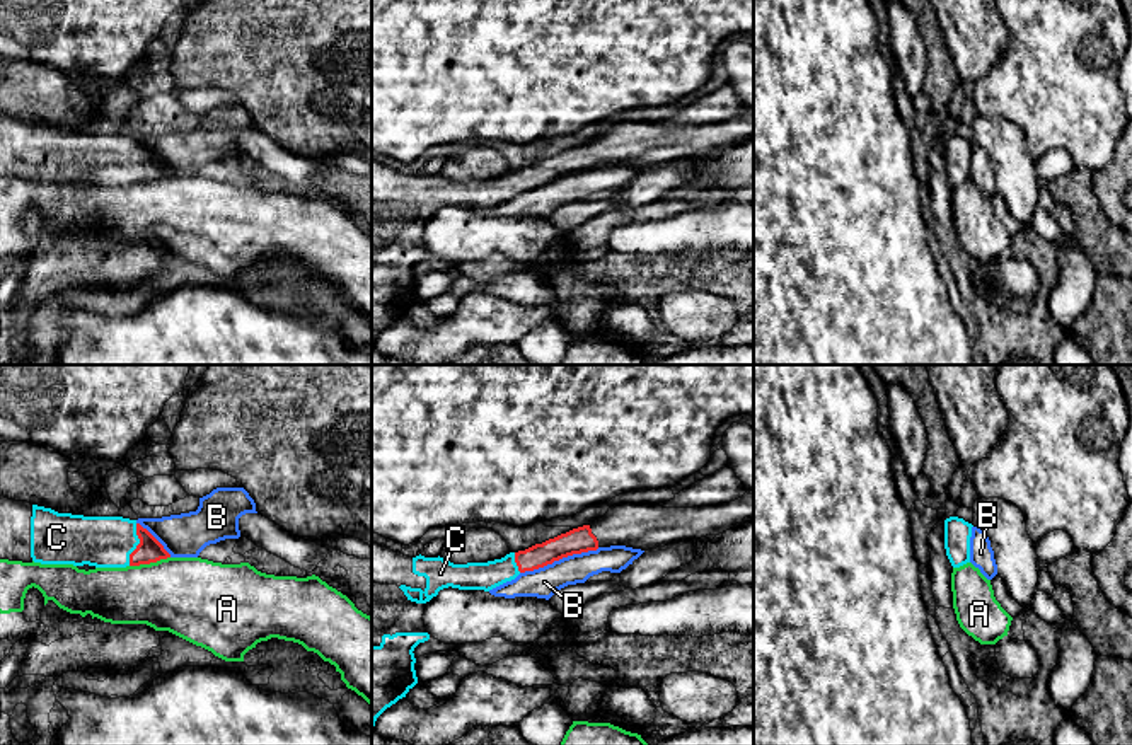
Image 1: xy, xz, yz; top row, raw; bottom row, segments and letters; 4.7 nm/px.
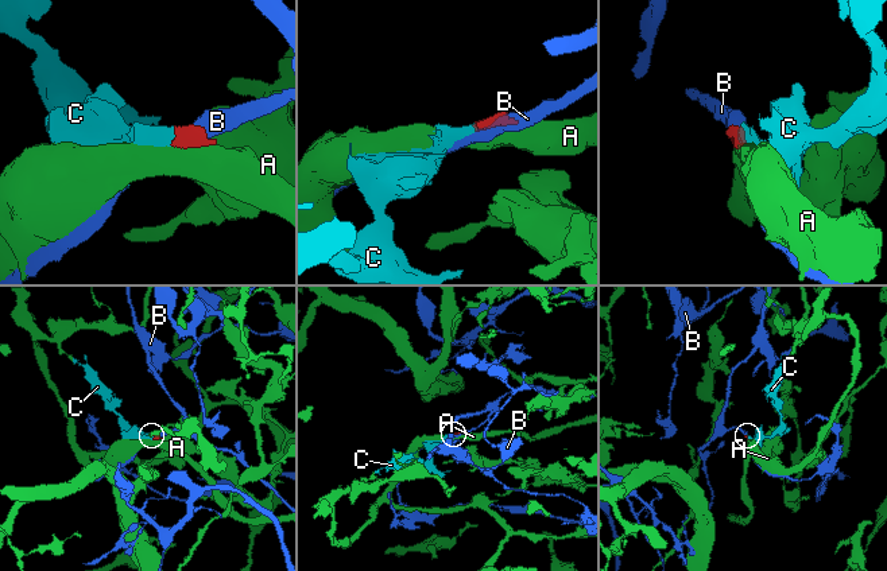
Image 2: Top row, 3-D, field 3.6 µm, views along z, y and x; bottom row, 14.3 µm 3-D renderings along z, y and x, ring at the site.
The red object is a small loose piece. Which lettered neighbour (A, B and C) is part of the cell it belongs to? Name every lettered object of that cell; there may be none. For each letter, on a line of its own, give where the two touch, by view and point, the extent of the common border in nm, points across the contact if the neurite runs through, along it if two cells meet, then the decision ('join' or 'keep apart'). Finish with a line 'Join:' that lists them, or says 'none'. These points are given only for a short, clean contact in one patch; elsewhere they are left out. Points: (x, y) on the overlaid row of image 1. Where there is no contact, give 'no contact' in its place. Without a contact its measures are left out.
A: contact xy (149, 563); length 200 nm; border xy (169, 556), (130, 566); keep apart
B: contact xz (560, 558); length 400 nm; border xz (599, 548), (573, 553), (520, 573); keep apart
C: contact xy (138, 544); length 200 nm; way xy (149, 549), (138, 544), (98, 541); join
Join: C

